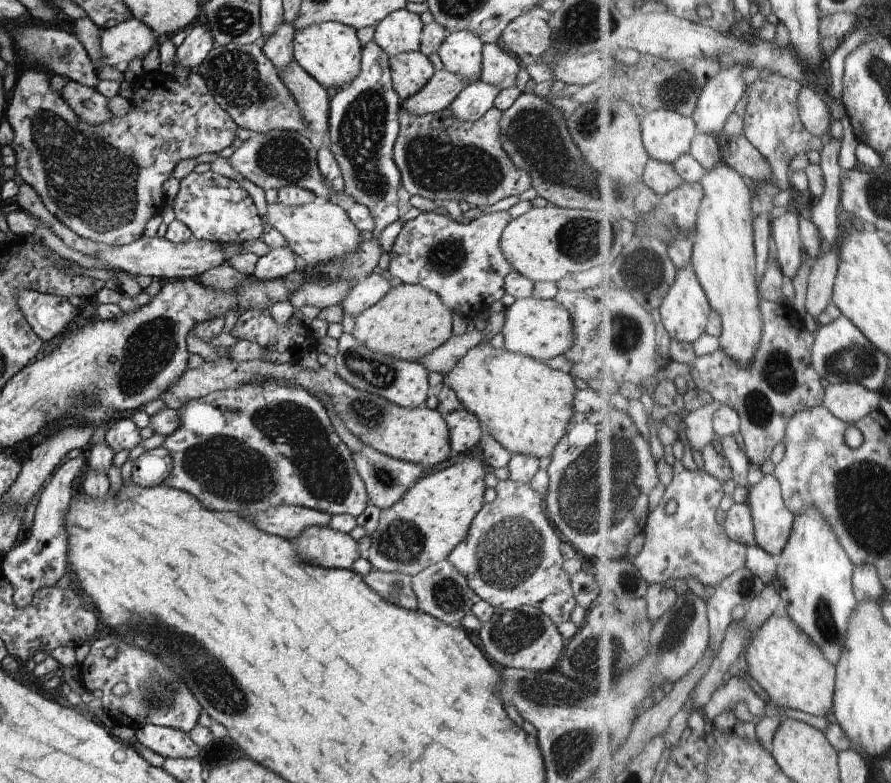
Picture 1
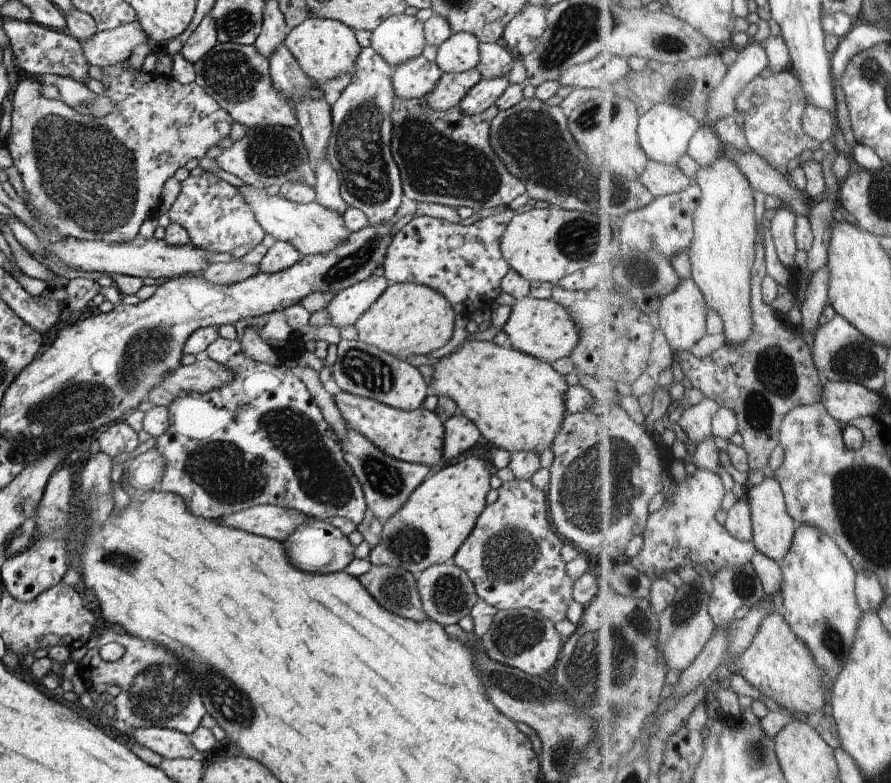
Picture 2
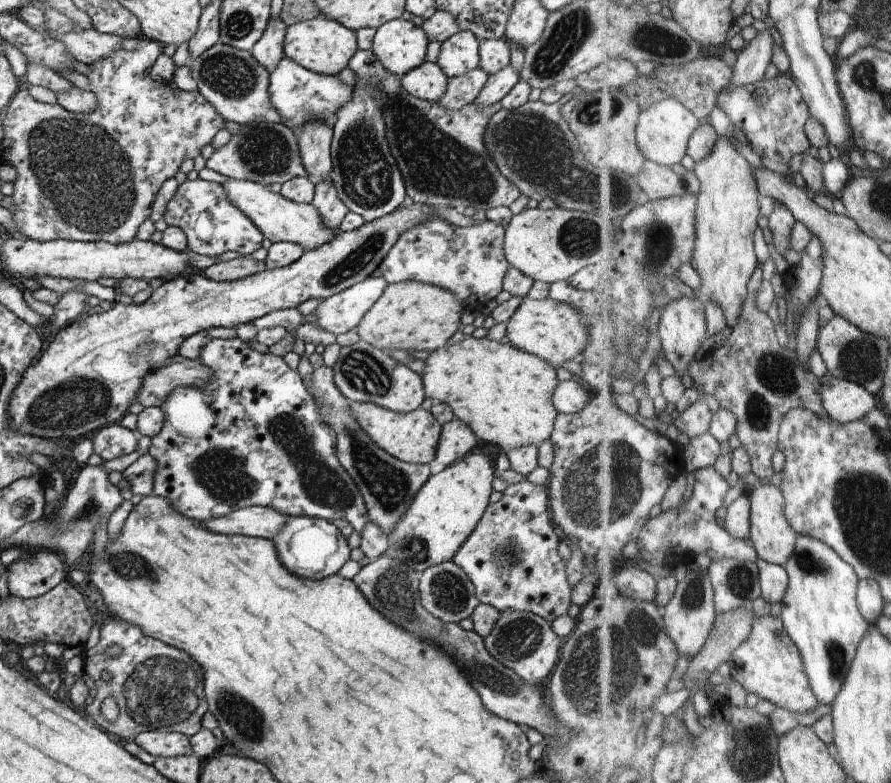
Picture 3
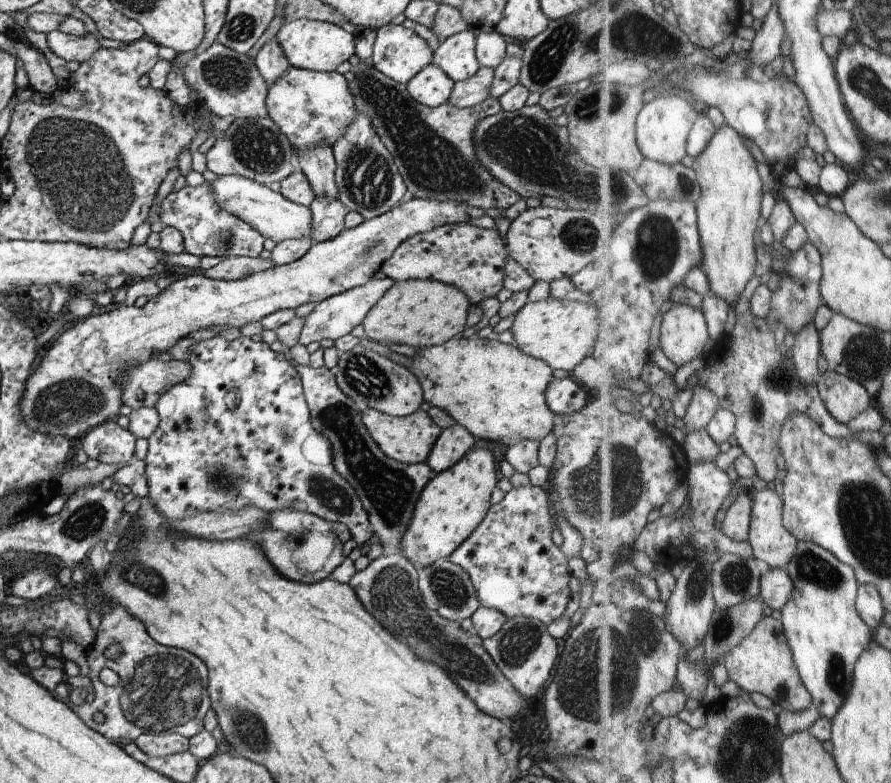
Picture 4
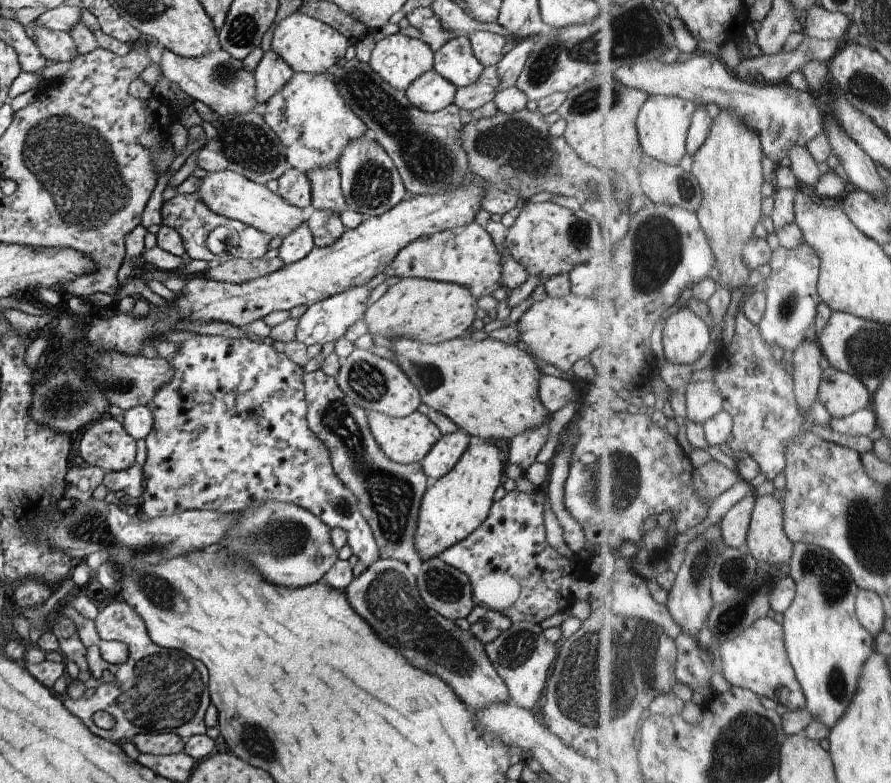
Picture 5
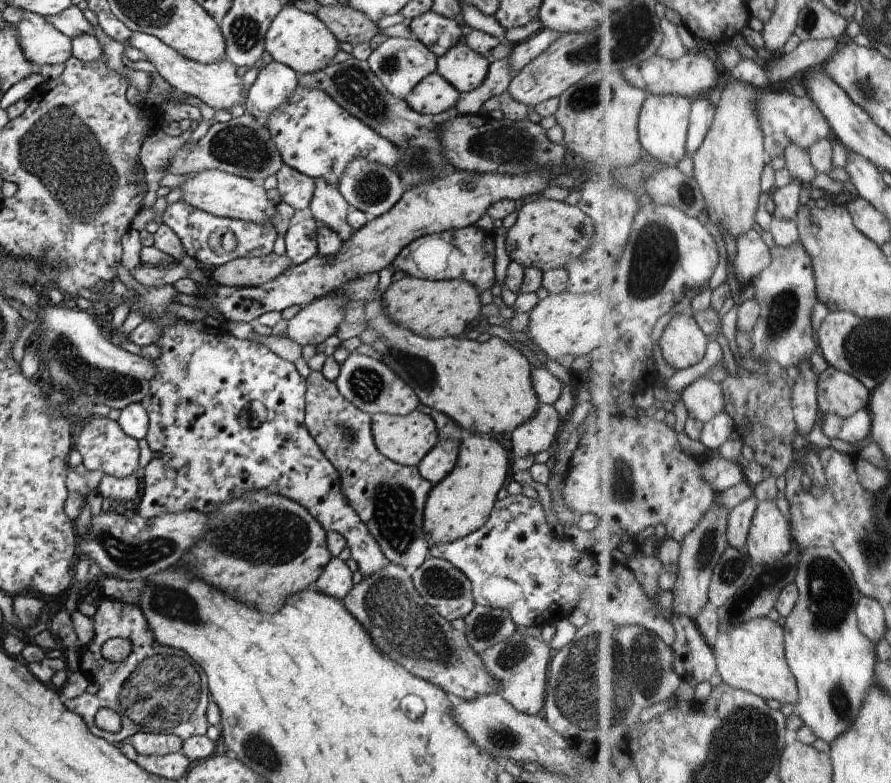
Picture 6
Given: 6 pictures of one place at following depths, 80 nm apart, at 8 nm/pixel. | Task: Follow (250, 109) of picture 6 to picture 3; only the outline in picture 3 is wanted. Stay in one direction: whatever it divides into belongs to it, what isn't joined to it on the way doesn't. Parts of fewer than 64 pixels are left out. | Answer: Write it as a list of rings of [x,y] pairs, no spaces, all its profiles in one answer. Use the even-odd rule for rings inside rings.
[[[269,19],[265,31],[252,48],[254,58],[268,70],[272,70],[280,62],[287,24],[282,19]]]

